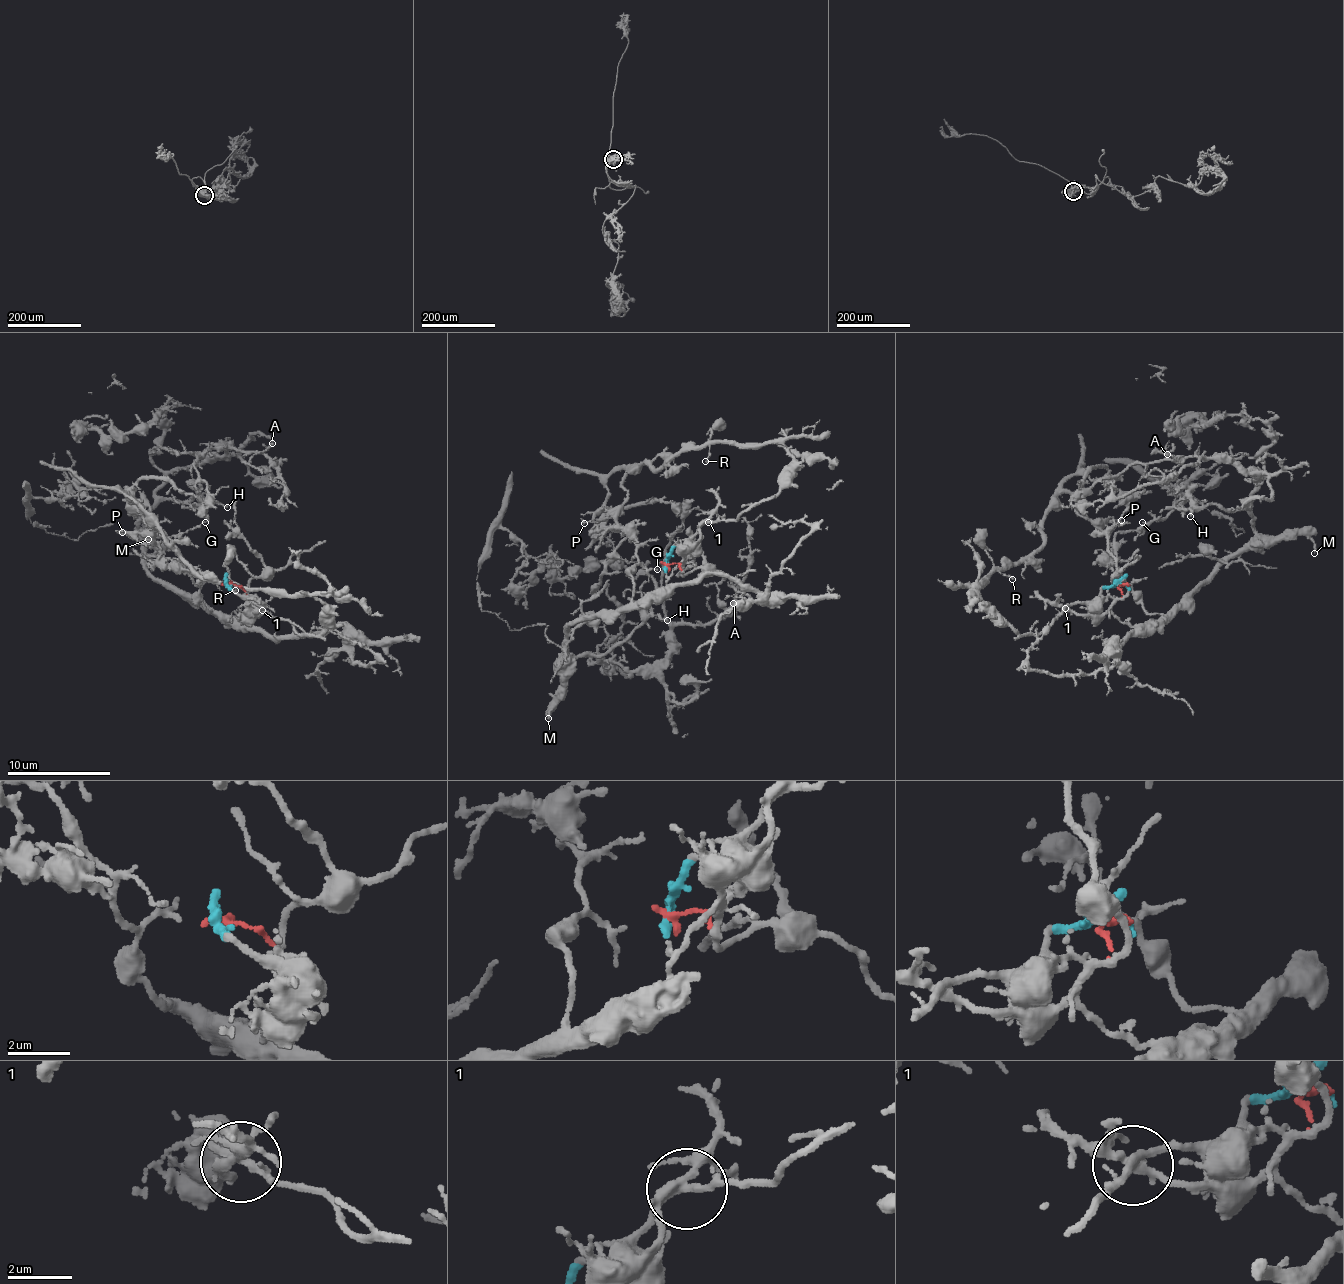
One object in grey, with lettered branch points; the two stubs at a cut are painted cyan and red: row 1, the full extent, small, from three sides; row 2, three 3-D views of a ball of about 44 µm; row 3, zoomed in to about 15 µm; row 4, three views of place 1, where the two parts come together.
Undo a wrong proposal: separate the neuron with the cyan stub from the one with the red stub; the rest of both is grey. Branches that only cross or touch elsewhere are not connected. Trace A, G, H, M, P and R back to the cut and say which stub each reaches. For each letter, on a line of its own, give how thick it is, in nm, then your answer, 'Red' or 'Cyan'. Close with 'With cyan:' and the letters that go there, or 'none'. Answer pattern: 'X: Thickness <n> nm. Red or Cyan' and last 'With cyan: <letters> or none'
A: Thickness 120 nm. Red
G: Thickness 140 nm. Red
H: Thickness 150 nm. Red
M: Thickness 150 nm. Red
P: Thickness 110 nm. Cyan
R: Thickness 130 nm. Cyan
With cyan: P, R

